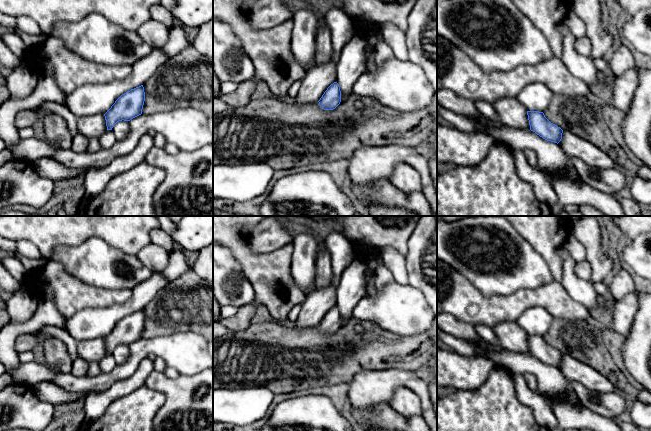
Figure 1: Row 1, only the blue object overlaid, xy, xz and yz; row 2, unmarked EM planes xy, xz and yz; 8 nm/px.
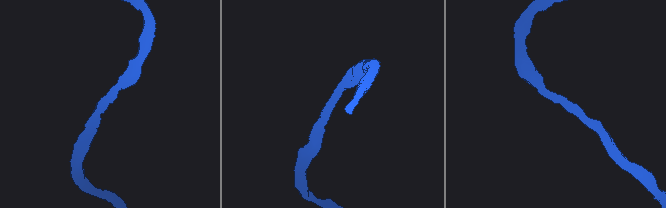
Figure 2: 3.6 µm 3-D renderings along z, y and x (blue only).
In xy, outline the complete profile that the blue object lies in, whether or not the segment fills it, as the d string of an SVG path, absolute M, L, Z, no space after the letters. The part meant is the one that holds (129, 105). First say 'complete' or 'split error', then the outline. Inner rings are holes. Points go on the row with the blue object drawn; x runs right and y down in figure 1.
split error; M141 85L122 94L105 114L79 117L71 150L76 153L86 152L91 138L98 138L105 131L112 130L119 121L130 121L141 115L144 101L145 92Z

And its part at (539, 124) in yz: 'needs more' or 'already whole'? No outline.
needs more

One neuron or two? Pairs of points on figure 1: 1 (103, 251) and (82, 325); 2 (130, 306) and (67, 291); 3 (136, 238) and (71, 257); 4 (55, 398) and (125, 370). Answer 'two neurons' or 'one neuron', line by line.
1: two neurons
2: two neurons
3: two neurons
4: two neurons

